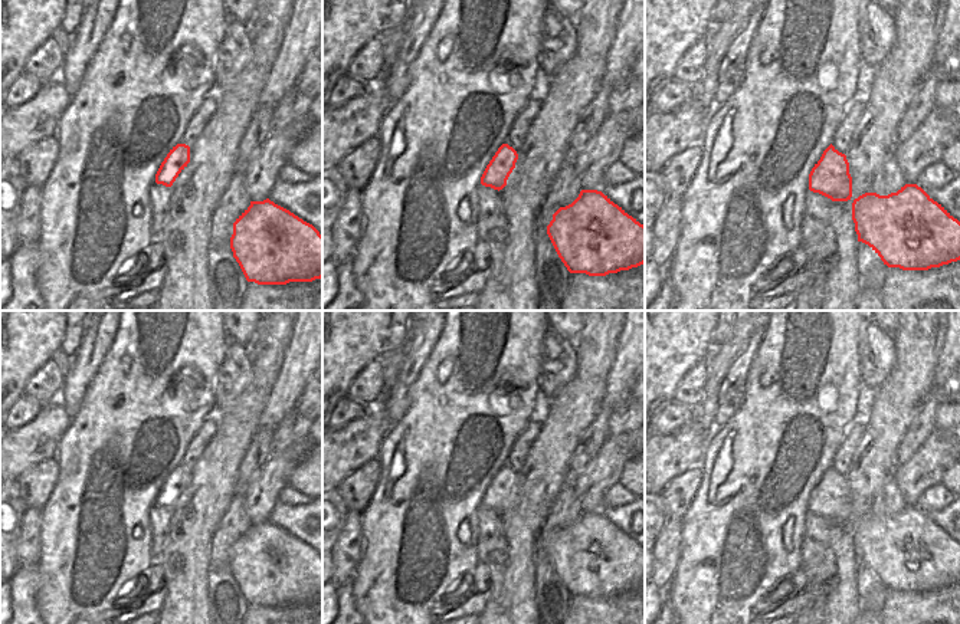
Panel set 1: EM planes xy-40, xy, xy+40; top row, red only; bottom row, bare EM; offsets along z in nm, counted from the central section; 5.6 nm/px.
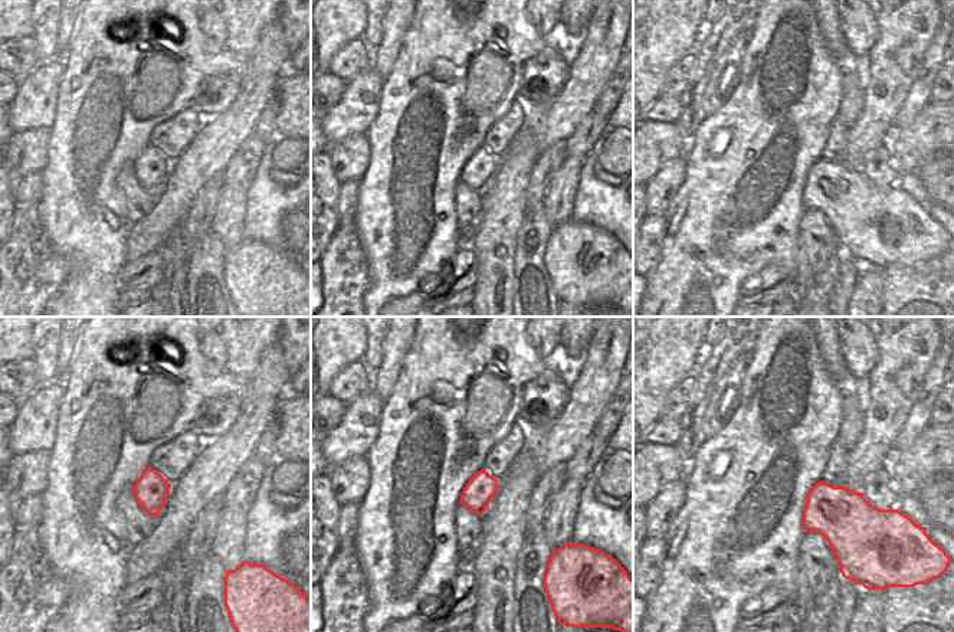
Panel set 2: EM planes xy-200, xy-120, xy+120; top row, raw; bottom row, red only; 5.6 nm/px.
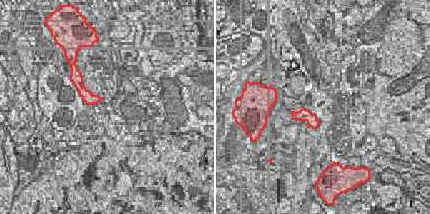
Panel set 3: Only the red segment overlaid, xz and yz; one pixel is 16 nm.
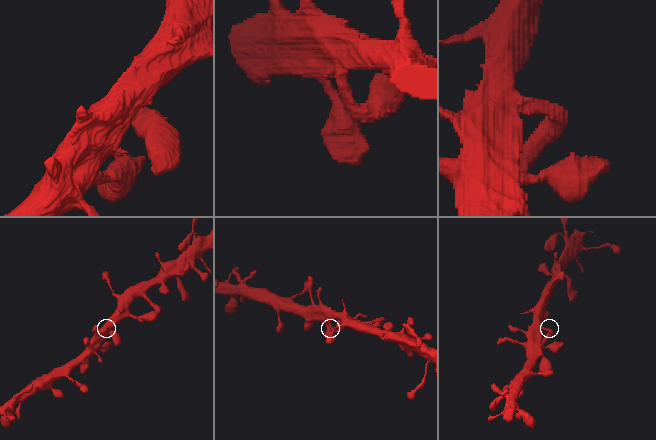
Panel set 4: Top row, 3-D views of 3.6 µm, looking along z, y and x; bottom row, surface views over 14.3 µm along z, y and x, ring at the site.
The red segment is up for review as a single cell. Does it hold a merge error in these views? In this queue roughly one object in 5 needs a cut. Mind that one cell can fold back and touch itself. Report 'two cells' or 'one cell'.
one cell

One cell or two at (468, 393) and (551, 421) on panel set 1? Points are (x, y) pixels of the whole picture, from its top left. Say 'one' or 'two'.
two

